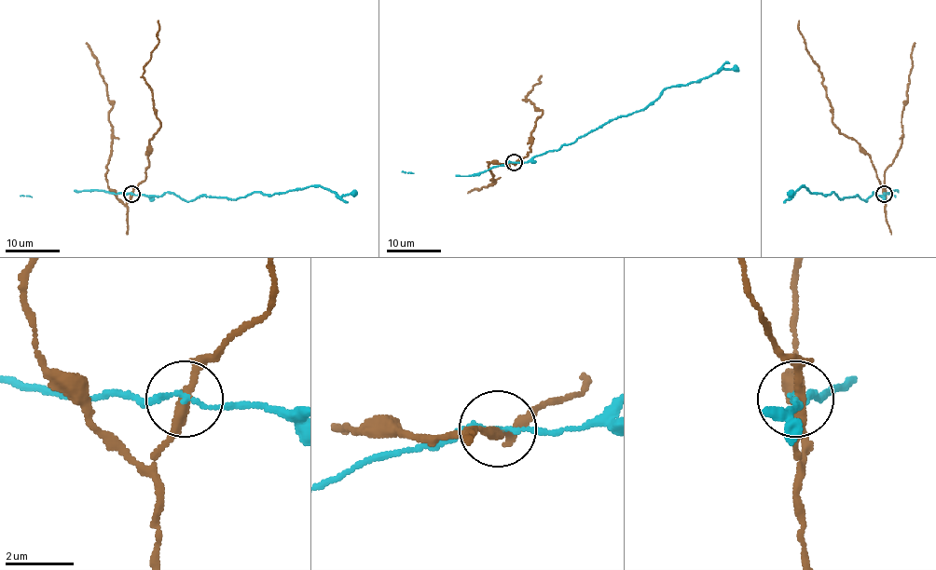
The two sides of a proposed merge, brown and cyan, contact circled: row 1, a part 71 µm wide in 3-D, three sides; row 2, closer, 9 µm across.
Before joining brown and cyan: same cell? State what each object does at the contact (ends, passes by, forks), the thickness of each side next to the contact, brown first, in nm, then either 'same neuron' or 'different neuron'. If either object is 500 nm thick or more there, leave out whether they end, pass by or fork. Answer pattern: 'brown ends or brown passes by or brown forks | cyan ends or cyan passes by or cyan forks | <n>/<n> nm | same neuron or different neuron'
brown forks | cyan passes by | 220/130 nm | different neuron

